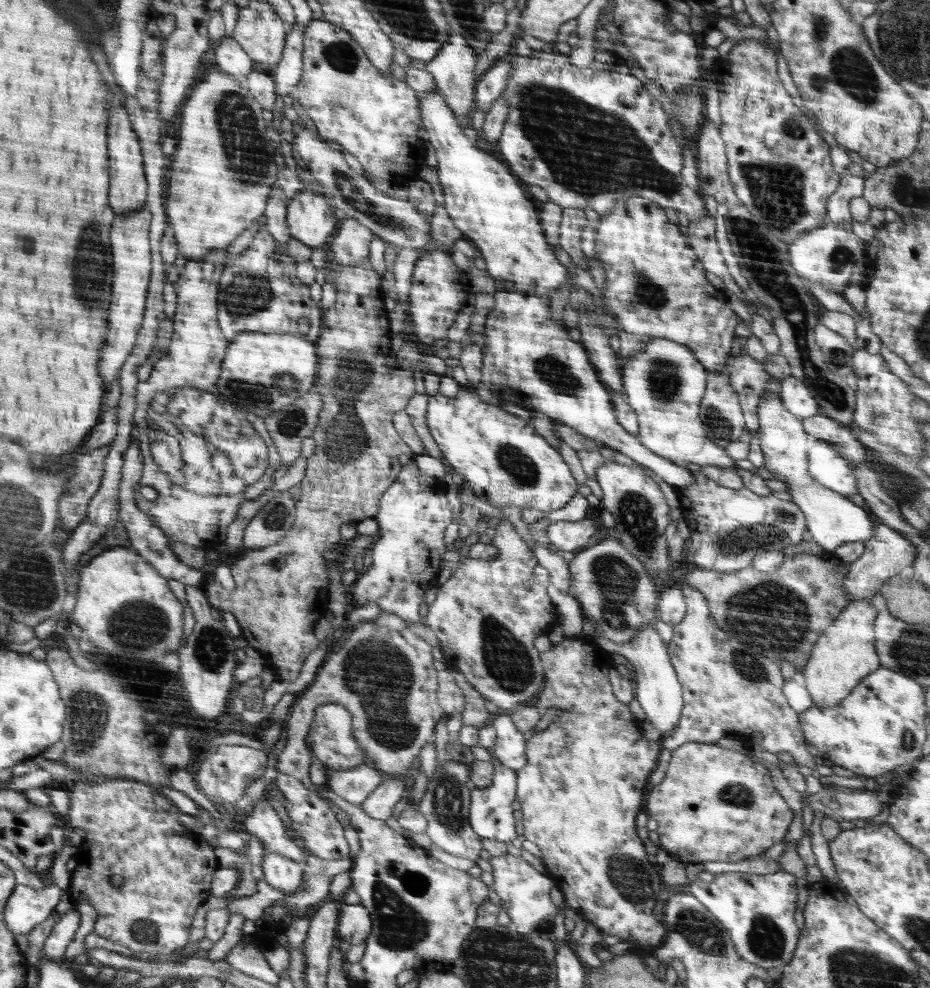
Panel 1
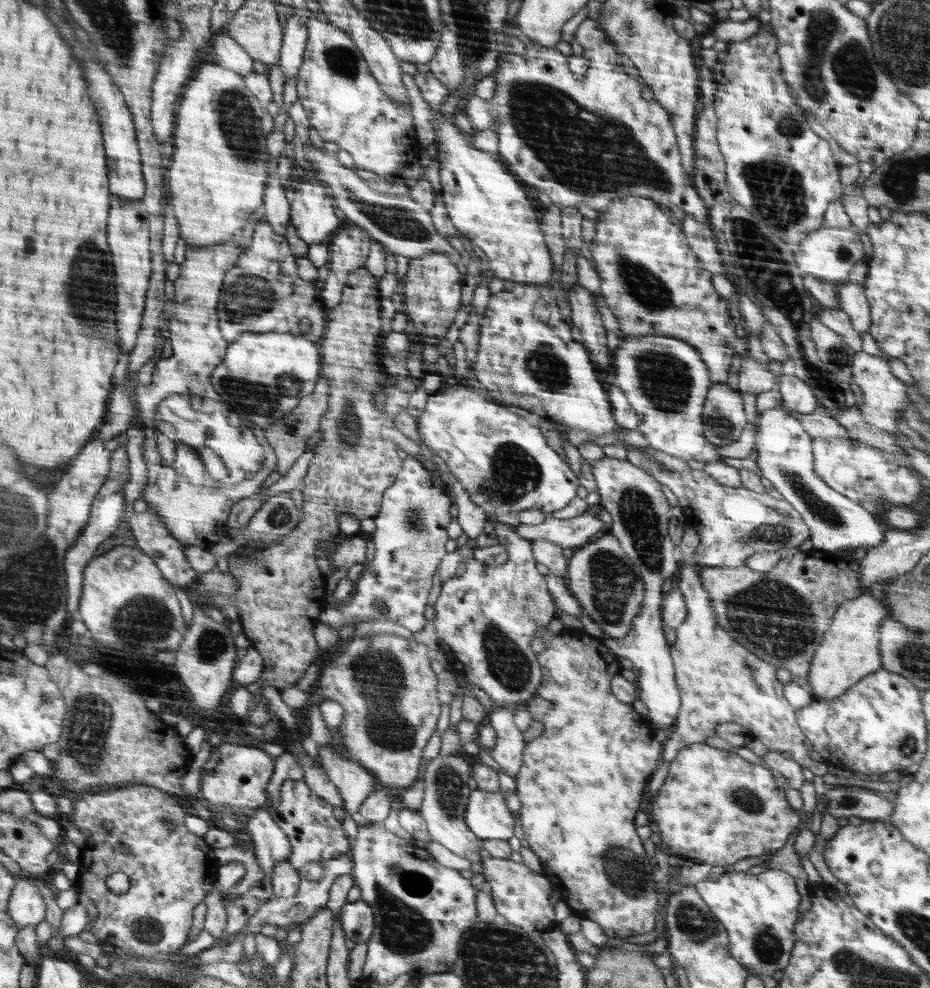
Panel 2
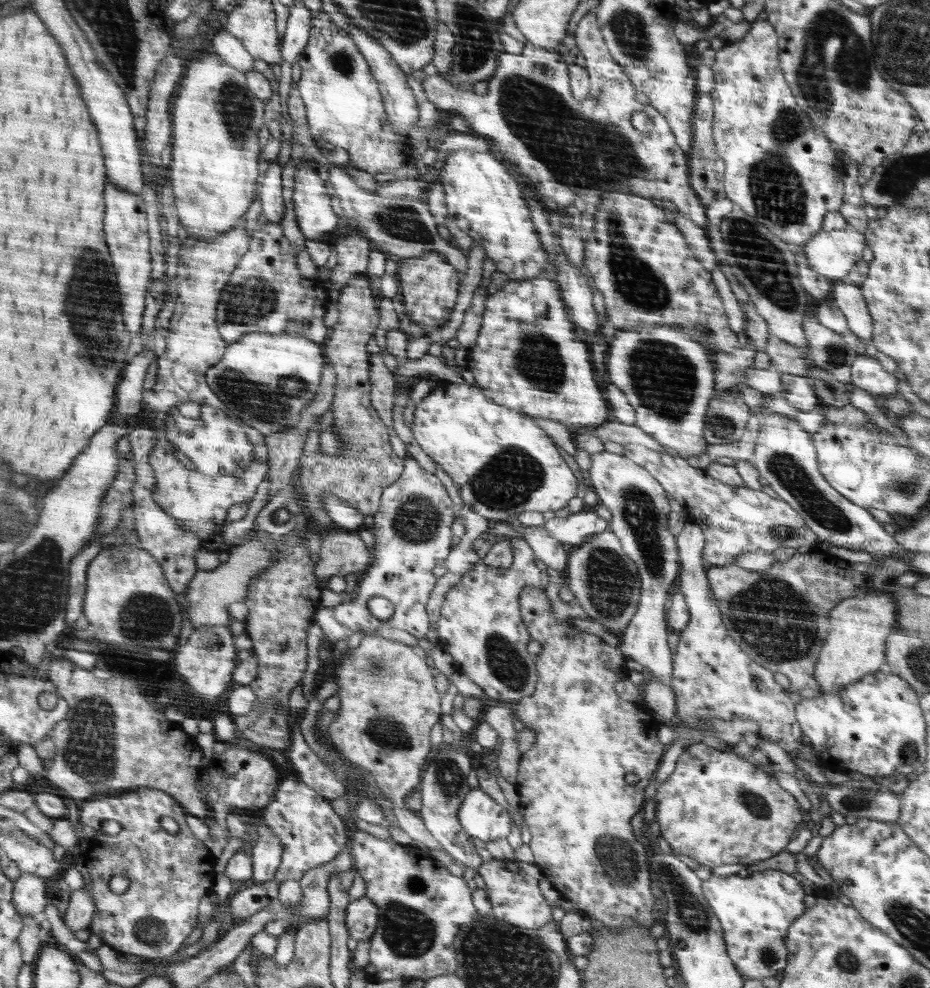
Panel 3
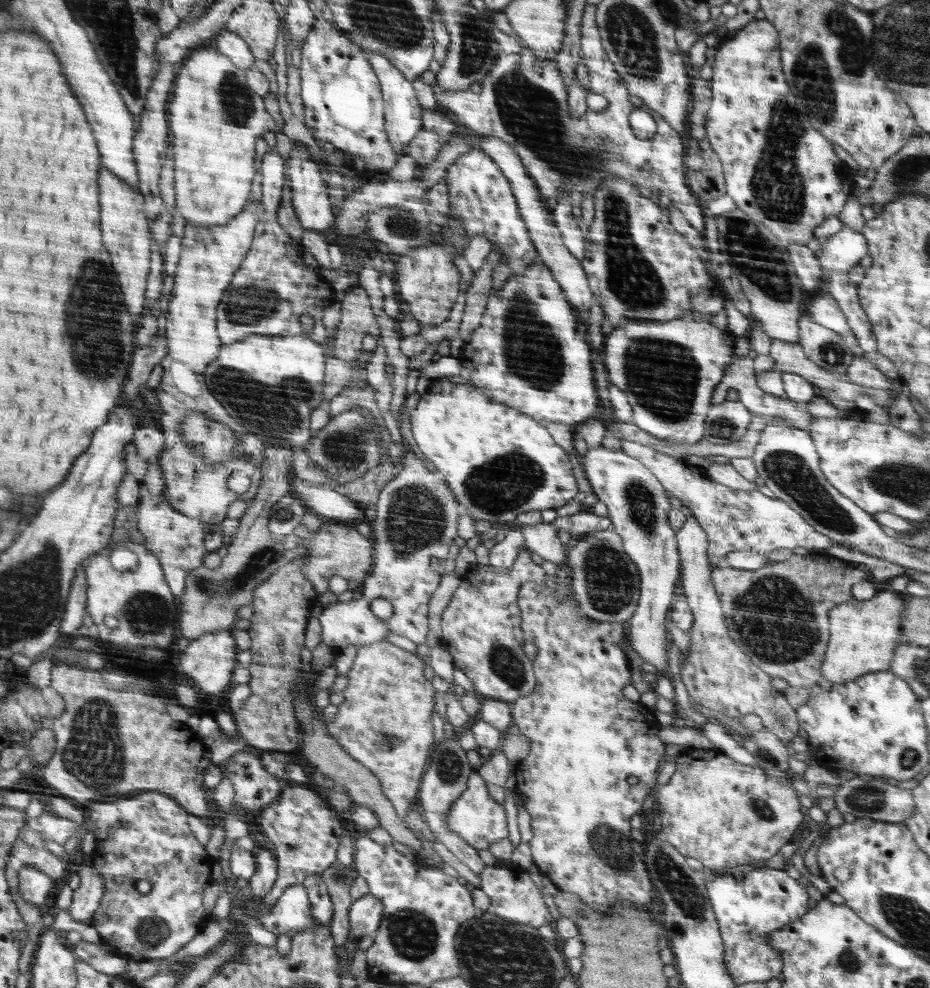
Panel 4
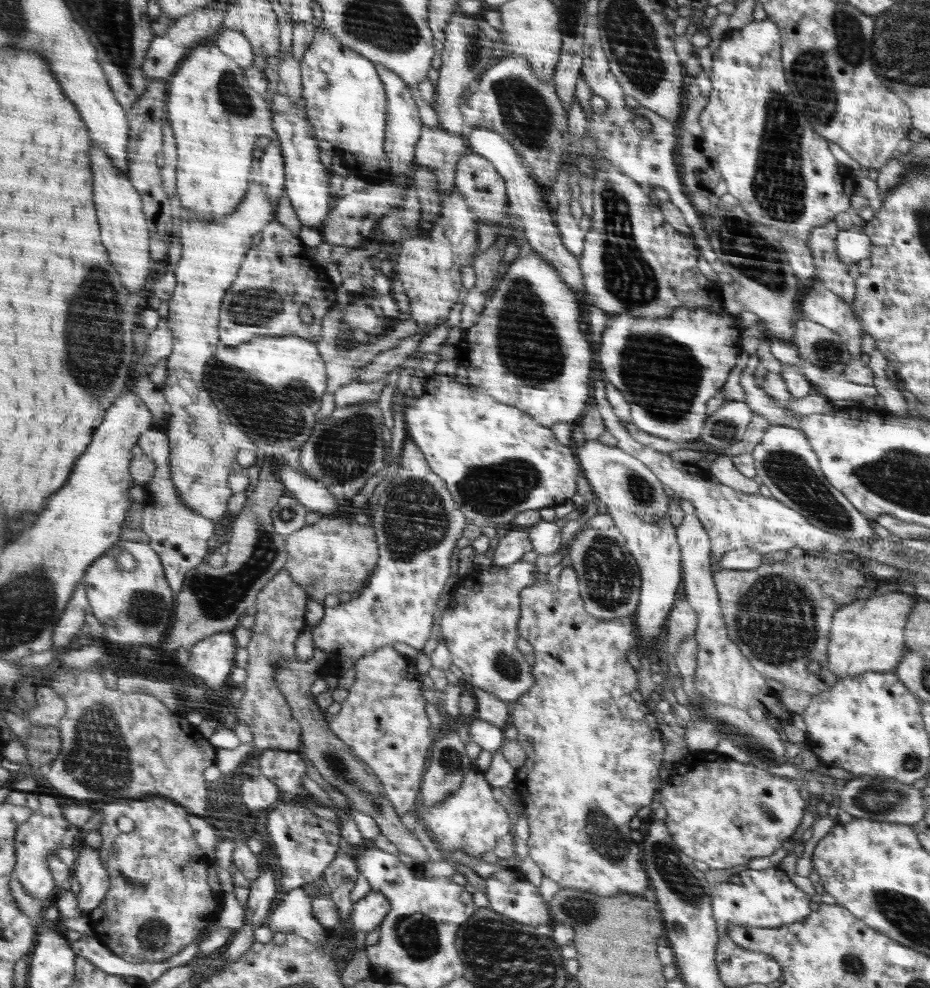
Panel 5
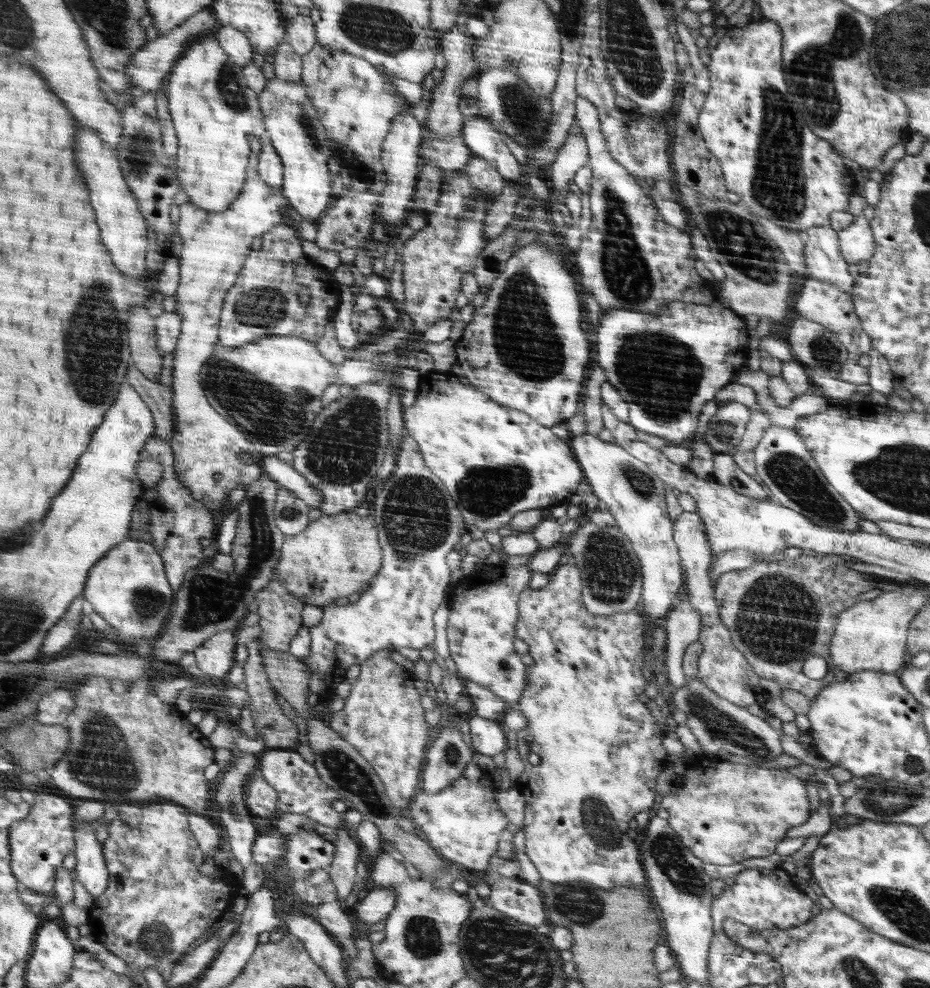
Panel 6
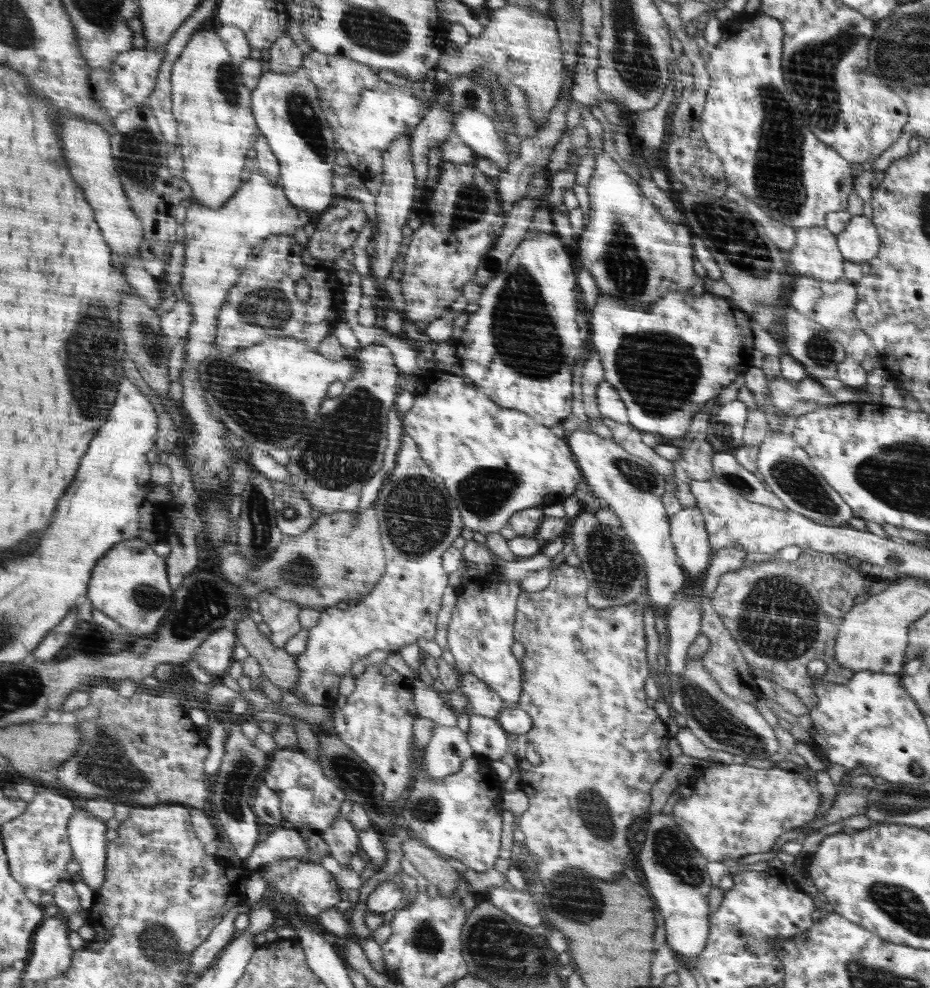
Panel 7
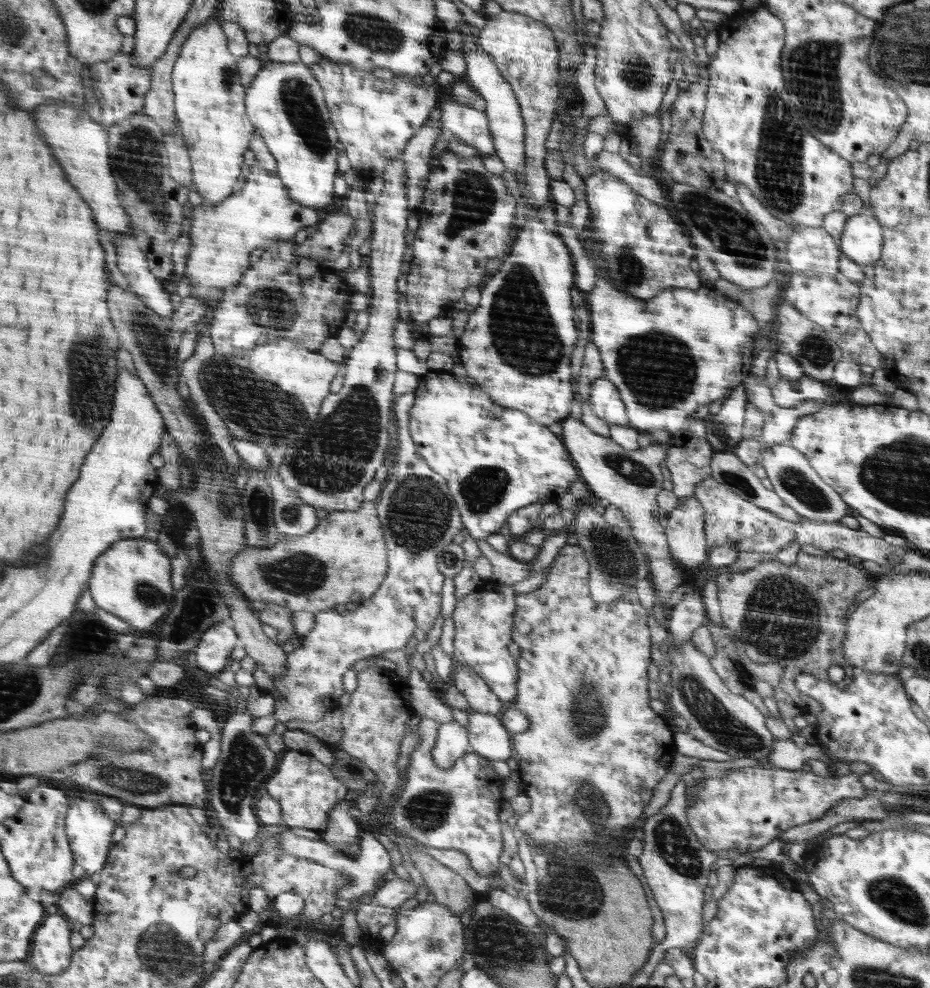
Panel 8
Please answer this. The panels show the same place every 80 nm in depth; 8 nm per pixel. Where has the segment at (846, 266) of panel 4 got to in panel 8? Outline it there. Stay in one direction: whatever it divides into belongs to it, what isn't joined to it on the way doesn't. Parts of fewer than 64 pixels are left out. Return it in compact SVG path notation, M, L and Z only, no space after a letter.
M863 207L857 215L846 219L839 248L848 258L863 267L874 265L881 257L882 247L882 227L872 207Z

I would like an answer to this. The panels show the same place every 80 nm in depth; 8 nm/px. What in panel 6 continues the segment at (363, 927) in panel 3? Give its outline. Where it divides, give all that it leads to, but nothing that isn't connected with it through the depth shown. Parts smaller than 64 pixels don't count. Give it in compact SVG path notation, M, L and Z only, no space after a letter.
M369 888L354 906L357 910L357 919L368 926L387 918L395 909L396 894L388 888Z

